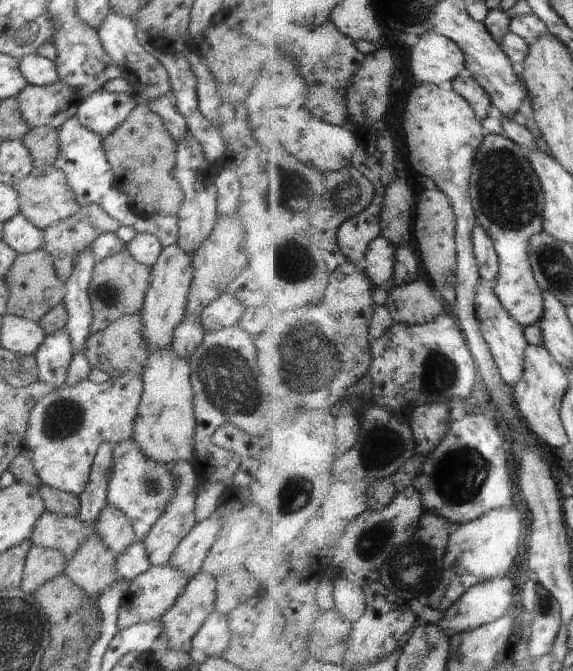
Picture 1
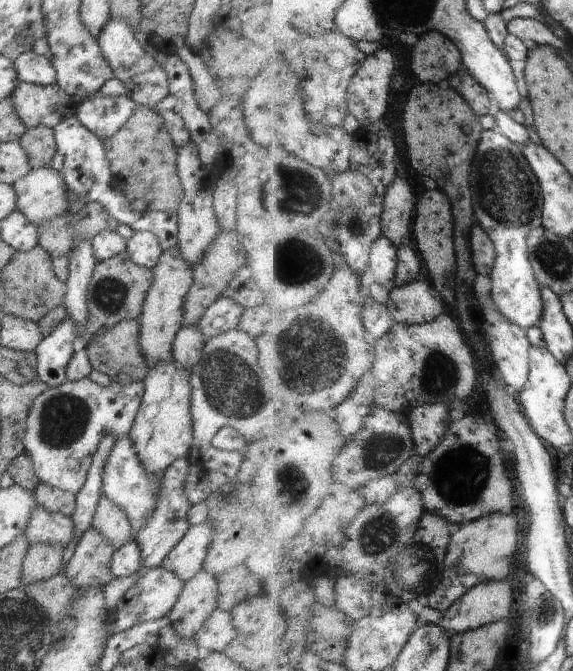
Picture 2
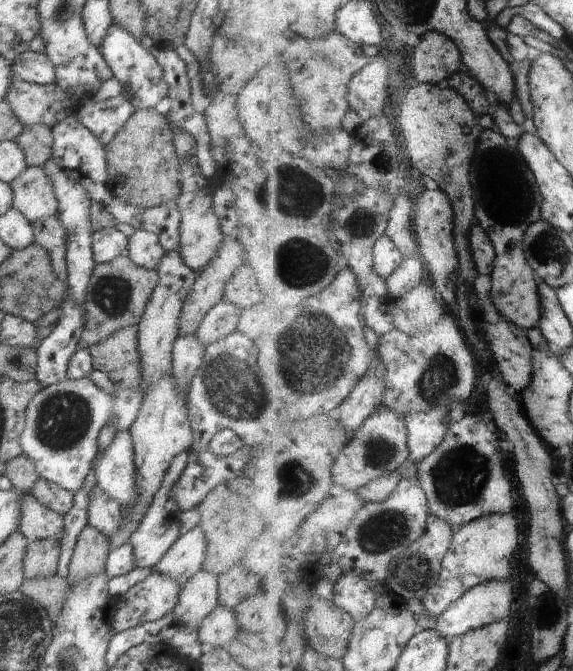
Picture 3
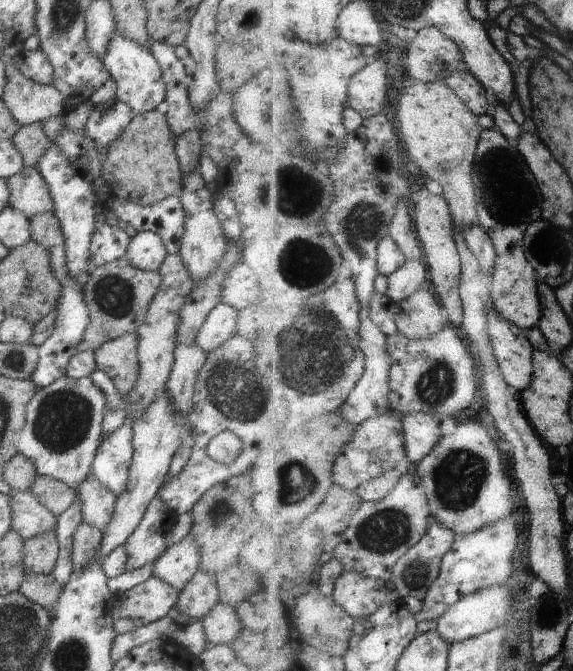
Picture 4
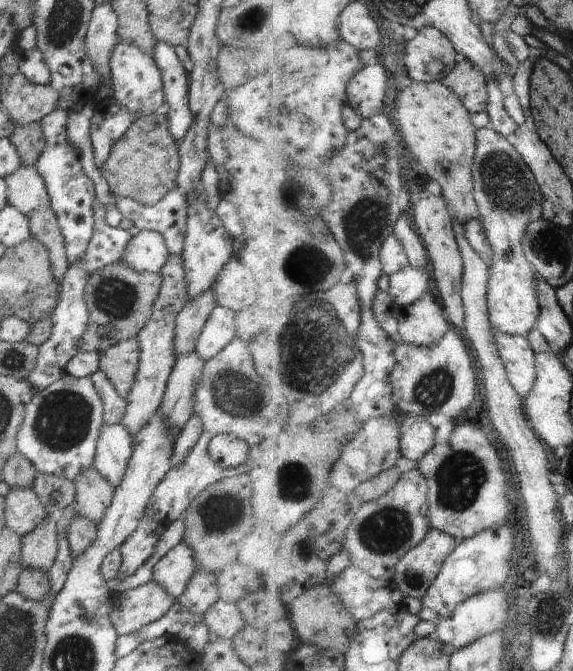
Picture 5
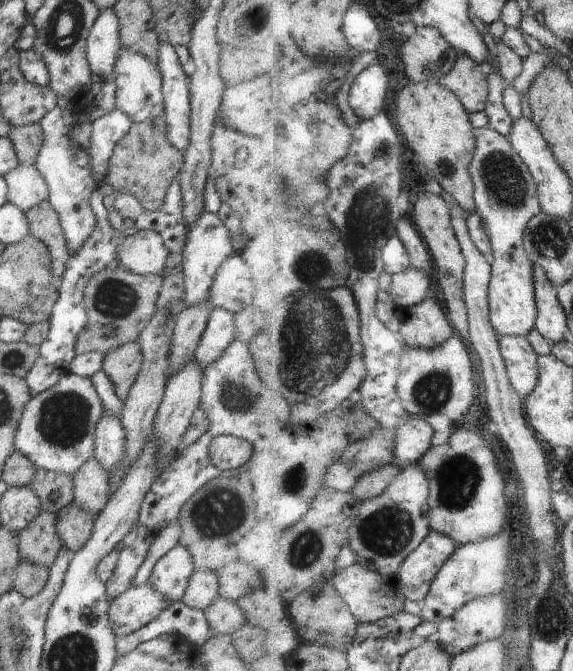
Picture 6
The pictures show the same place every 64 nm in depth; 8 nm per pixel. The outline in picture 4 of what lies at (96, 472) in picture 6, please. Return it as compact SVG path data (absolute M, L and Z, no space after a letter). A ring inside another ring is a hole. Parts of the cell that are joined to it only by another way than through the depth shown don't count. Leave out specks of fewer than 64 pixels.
M91 473L84 482L78 484L77 498L80 498L83 520L98 530L104 530L110 524L114 514L116 495L112 494L102 482Z

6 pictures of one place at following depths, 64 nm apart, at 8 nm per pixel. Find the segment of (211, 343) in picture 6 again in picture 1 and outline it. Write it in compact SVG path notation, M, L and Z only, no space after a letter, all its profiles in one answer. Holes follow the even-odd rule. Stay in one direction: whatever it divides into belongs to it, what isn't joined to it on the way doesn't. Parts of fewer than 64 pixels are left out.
M223 293L202 310L199 320L206 332L213 332L237 325L245 310L234 296Z

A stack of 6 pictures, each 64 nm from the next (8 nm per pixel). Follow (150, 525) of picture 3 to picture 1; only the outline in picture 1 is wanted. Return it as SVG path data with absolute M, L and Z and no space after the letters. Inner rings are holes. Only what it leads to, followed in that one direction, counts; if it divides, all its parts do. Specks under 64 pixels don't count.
M181 461L171 464L171 474L177 480L175 496L166 506L161 518L149 531L149 536L143 542L145 545L150 565L166 565L177 548L177 545L192 531L197 524L195 518L196 496L198 492L199 477L193 462Z

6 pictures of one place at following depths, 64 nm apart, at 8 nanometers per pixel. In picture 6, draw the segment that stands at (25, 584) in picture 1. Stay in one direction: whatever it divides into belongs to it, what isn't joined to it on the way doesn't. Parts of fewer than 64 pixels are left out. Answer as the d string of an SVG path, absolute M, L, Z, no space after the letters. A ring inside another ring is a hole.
M40 510L26 530L17 533L23 559L46 568L52 566L63 545L56 530L56 522L56 515Z

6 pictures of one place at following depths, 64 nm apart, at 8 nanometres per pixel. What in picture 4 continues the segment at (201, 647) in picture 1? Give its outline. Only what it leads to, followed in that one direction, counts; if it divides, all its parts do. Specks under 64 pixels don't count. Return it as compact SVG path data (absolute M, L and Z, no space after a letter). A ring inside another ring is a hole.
M220 602L201 621L206 640L213 645L233 643L243 628L235 608Z

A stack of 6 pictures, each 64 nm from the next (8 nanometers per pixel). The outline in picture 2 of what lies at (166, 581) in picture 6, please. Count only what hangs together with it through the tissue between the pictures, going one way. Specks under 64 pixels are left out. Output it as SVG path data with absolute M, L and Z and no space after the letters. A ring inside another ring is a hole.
M206 522L192 525L162 562L162 568L174 572L184 582L191 580L200 570L203 570L214 536L212 524Z

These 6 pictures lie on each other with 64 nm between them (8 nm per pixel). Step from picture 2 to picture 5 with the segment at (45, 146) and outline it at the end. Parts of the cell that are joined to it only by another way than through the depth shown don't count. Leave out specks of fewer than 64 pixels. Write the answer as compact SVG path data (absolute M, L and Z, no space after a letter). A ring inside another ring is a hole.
M41 122L18 125L9 139L16 147L20 160L22 160L21 164L24 166L36 164L46 142Z

